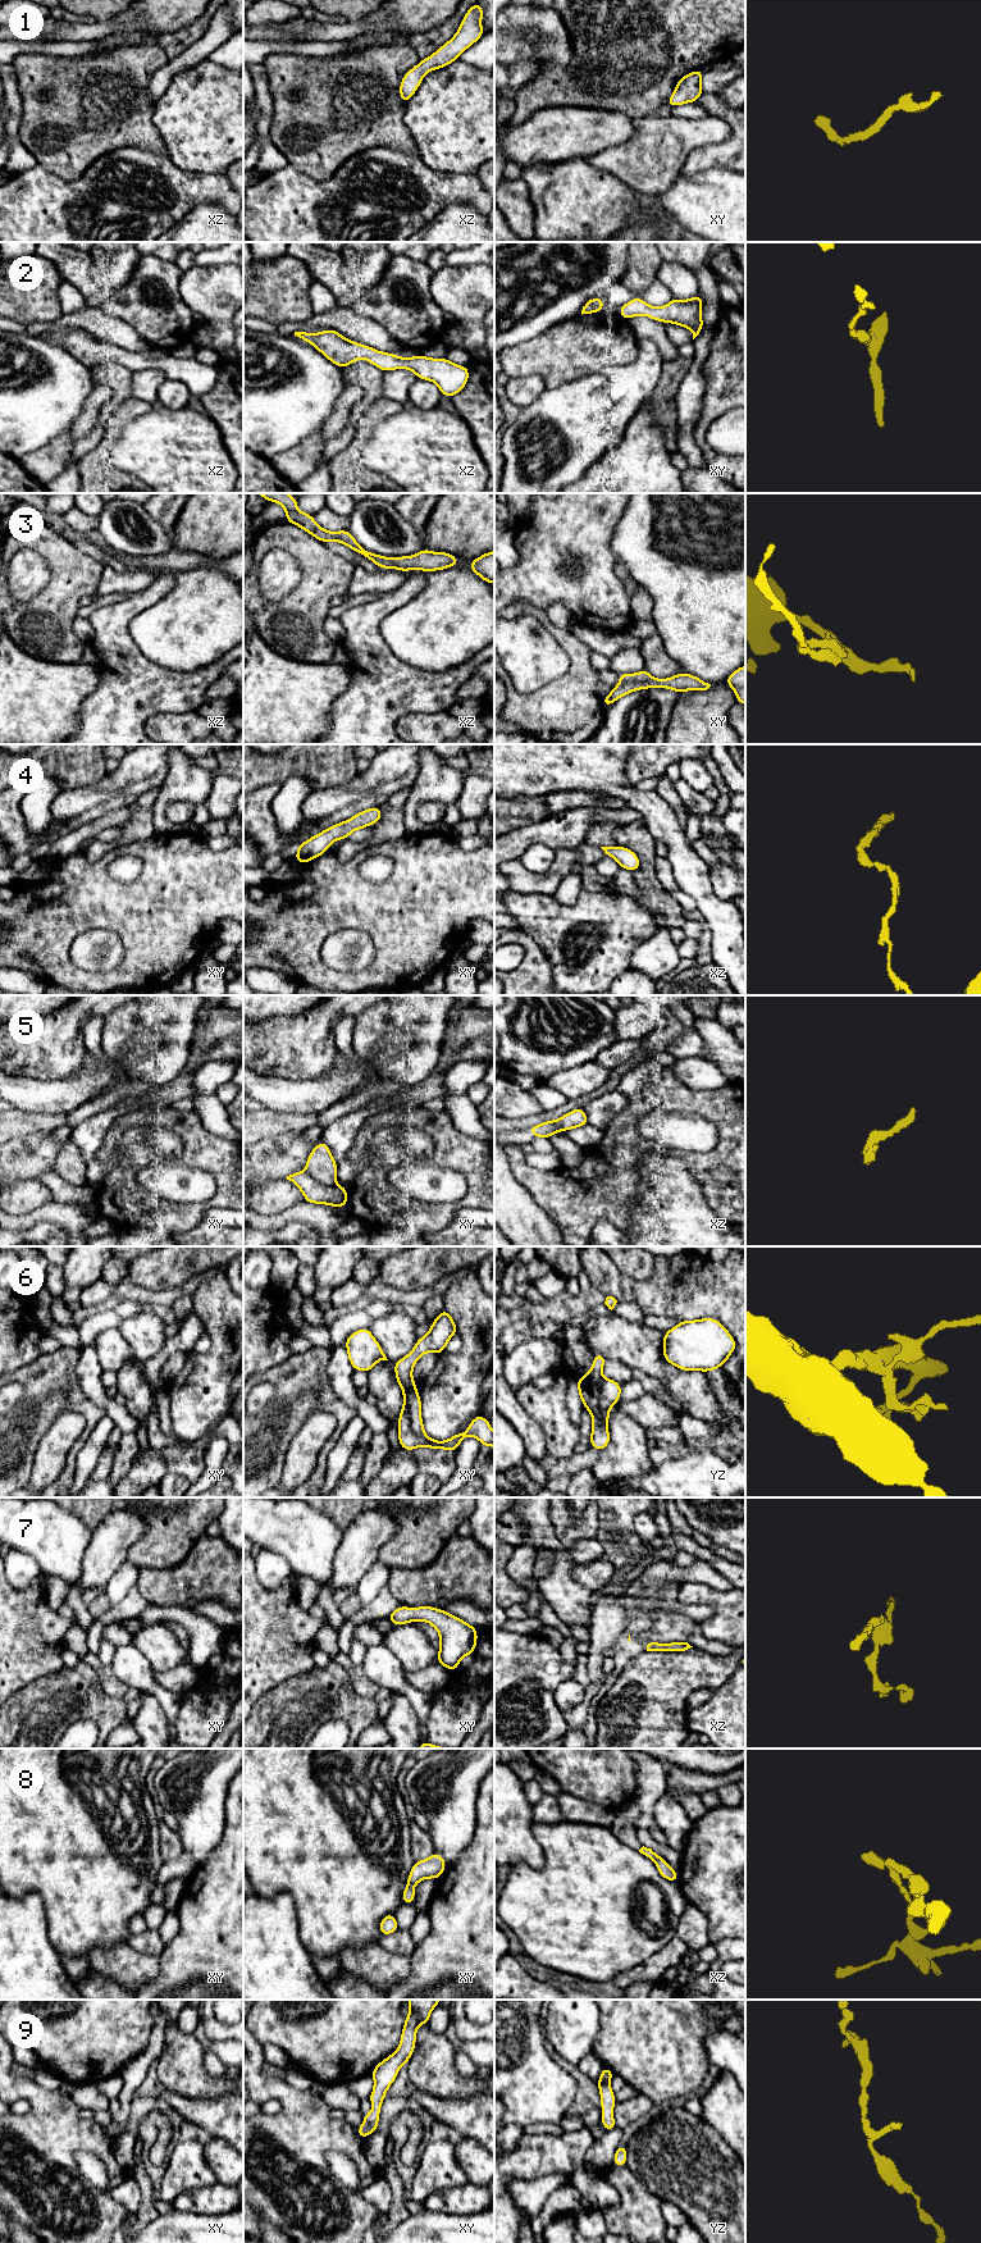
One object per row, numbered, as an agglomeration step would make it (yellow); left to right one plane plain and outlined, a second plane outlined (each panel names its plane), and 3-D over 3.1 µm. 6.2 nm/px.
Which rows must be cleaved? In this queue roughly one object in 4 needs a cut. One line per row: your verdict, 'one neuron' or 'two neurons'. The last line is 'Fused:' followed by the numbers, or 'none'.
1: one neuron
2: one neuron
3: one neuron
4: one neuron
5: two neurons
6: two neurons
7: one neuron
8: one neuron
9: one neuron
Fused: 5, 6

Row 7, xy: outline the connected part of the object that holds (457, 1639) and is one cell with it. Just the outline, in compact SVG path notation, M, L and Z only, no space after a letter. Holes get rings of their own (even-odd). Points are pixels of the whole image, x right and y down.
M400 1606L388 1614L388 1618L394 1627L418 1620L432 1624L438 1631L441 1641L438 1664L450 1670L458 1669L460 1660L465 1655L474 1655L478 1640L476 1628L442 1609Z

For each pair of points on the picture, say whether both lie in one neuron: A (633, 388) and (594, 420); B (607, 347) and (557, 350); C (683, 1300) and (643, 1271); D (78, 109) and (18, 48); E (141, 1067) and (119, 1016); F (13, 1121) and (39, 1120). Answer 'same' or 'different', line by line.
A: same
B: same
C: different
D: different
E: same
F: same

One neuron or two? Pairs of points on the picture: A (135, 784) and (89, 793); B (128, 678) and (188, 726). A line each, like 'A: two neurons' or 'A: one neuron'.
A: one neuron
B: two neurons

